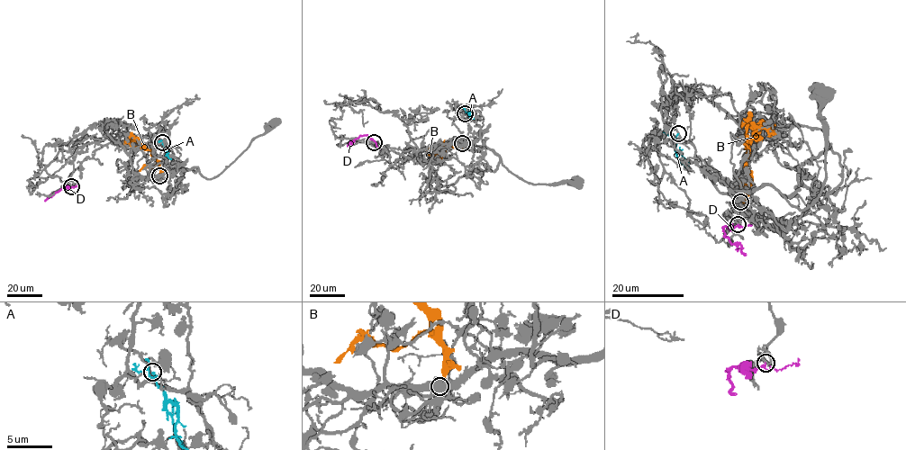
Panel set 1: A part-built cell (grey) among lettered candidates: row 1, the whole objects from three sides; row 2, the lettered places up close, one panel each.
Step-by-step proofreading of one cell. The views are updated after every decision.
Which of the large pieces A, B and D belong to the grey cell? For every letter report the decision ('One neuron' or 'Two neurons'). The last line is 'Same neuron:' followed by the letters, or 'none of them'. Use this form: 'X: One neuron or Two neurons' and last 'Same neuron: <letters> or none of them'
A: Two neurons
B: Two neurons
D: Two neurons
Same neuron: none of them

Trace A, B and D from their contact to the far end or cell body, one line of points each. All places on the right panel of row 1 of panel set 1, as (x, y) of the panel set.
A: (678, 133), (674, 138), (675, 156), (688, 168)
B: (740, 202), (750, 182), (746, 166), (747, 140), (756, 138), (760, 141), (756, 139), (755, 133), (760, 130)
D: (738, 224), (735, 227), (725, 226), (723, 232), (731, 244), (738, 244), (745, 256)

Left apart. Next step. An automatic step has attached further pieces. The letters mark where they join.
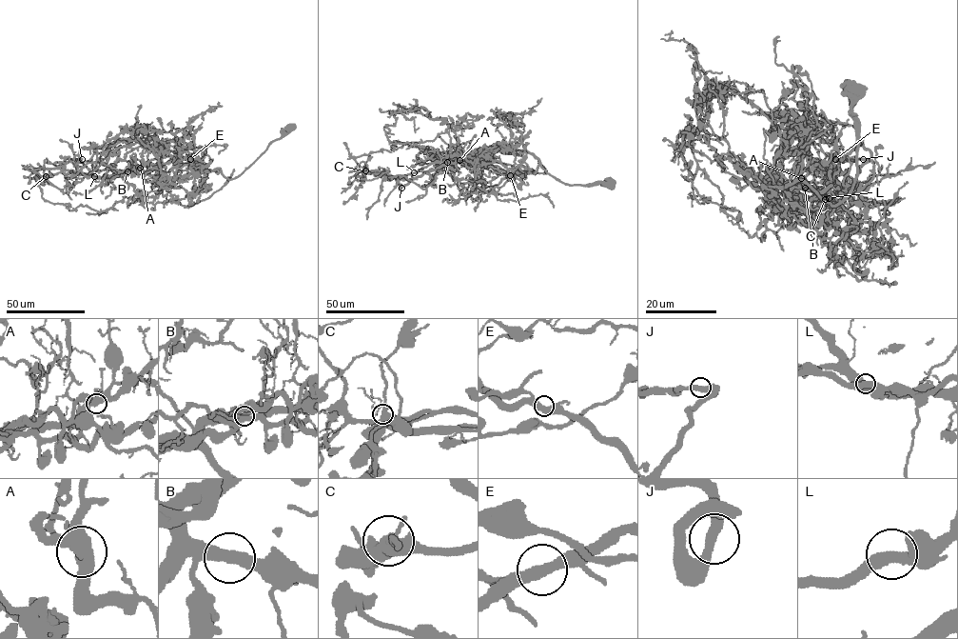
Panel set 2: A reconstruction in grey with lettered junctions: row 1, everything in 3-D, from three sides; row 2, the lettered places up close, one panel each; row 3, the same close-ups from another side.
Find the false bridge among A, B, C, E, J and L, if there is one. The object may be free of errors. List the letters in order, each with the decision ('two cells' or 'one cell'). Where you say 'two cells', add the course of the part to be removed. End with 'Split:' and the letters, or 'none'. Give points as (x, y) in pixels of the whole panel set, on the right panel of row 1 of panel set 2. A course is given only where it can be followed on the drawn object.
A: one cell
B: one cell
C: one cell
E: two cells; course (835, 159), (801, 183), (855, 261), (886, 251), (892, 265), (878, 222), (908, 183)
J: one cell
L: one cell
Split: E

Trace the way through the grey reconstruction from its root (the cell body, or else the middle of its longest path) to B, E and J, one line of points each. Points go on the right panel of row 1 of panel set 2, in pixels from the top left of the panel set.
B: (855, 91), (853, 187), (836, 205), (811, 187), (830, 186), (833, 154), (824, 172), (801, 172), (805, 188)
E: (855, 91), (857, 177), (831, 205), (811, 187), (824, 191), (830, 186), (835, 159)
J: (855, 91), (853, 187), (836, 205), (811, 187), (830, 186), (831, 162), (791, 192), (839, 201), (863, 159)

